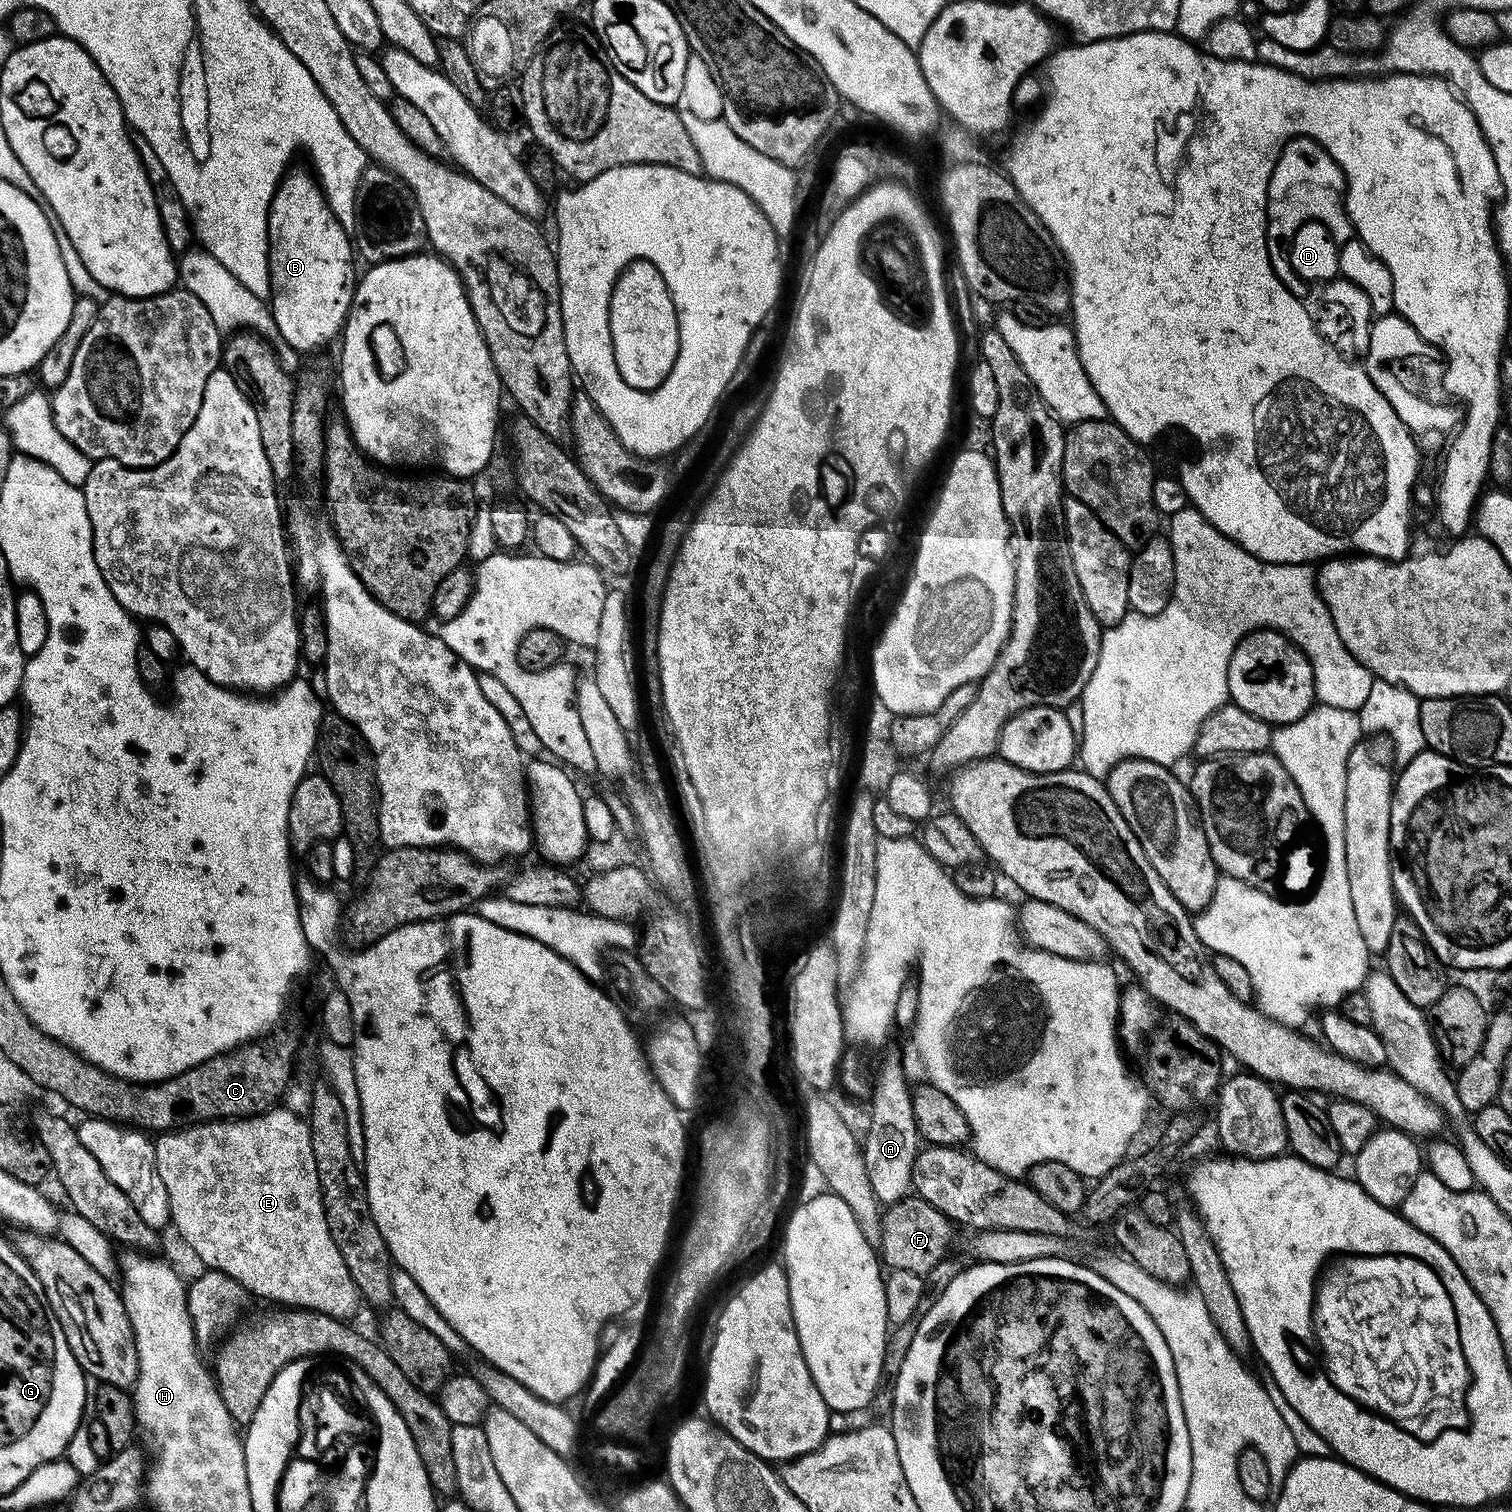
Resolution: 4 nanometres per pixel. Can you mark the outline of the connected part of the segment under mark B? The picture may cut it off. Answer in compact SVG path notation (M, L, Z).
M308 170L291 172L276 185L276 192L268 203L268 283L277 337L294 351L305 354L341 335L356 293L357 281L354 276L352 280L354 240L349 229L330 210L315 175Z

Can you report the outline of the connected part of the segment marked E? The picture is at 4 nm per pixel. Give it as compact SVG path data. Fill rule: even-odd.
M284 1107L271 1108L269 1112L264 1112L260 1116L242 1116L239 1120L210 1120L207 1124L193 1124L183 1130L173 1130L155 1137L156 1168L169 1195L170 1224L172 1228L176 1227L177 1234L188 1243L189 1250L204 1263L205 1269L234 1278L253 1297L261 1296L264 1300L277 1300L280 1303L277 1305L280 1306L321 1312L335 1320L348 1322L353 1319L351 1316L362 1308L360 1288L354 1286L354 1278L350 1278L350 1270L346 1270L346 1262L326 1222L326 1210L322 1202L322 1190L318 1186L318 1170L314 1166L307 1119L301 1113L299 1116L298 1113Z

